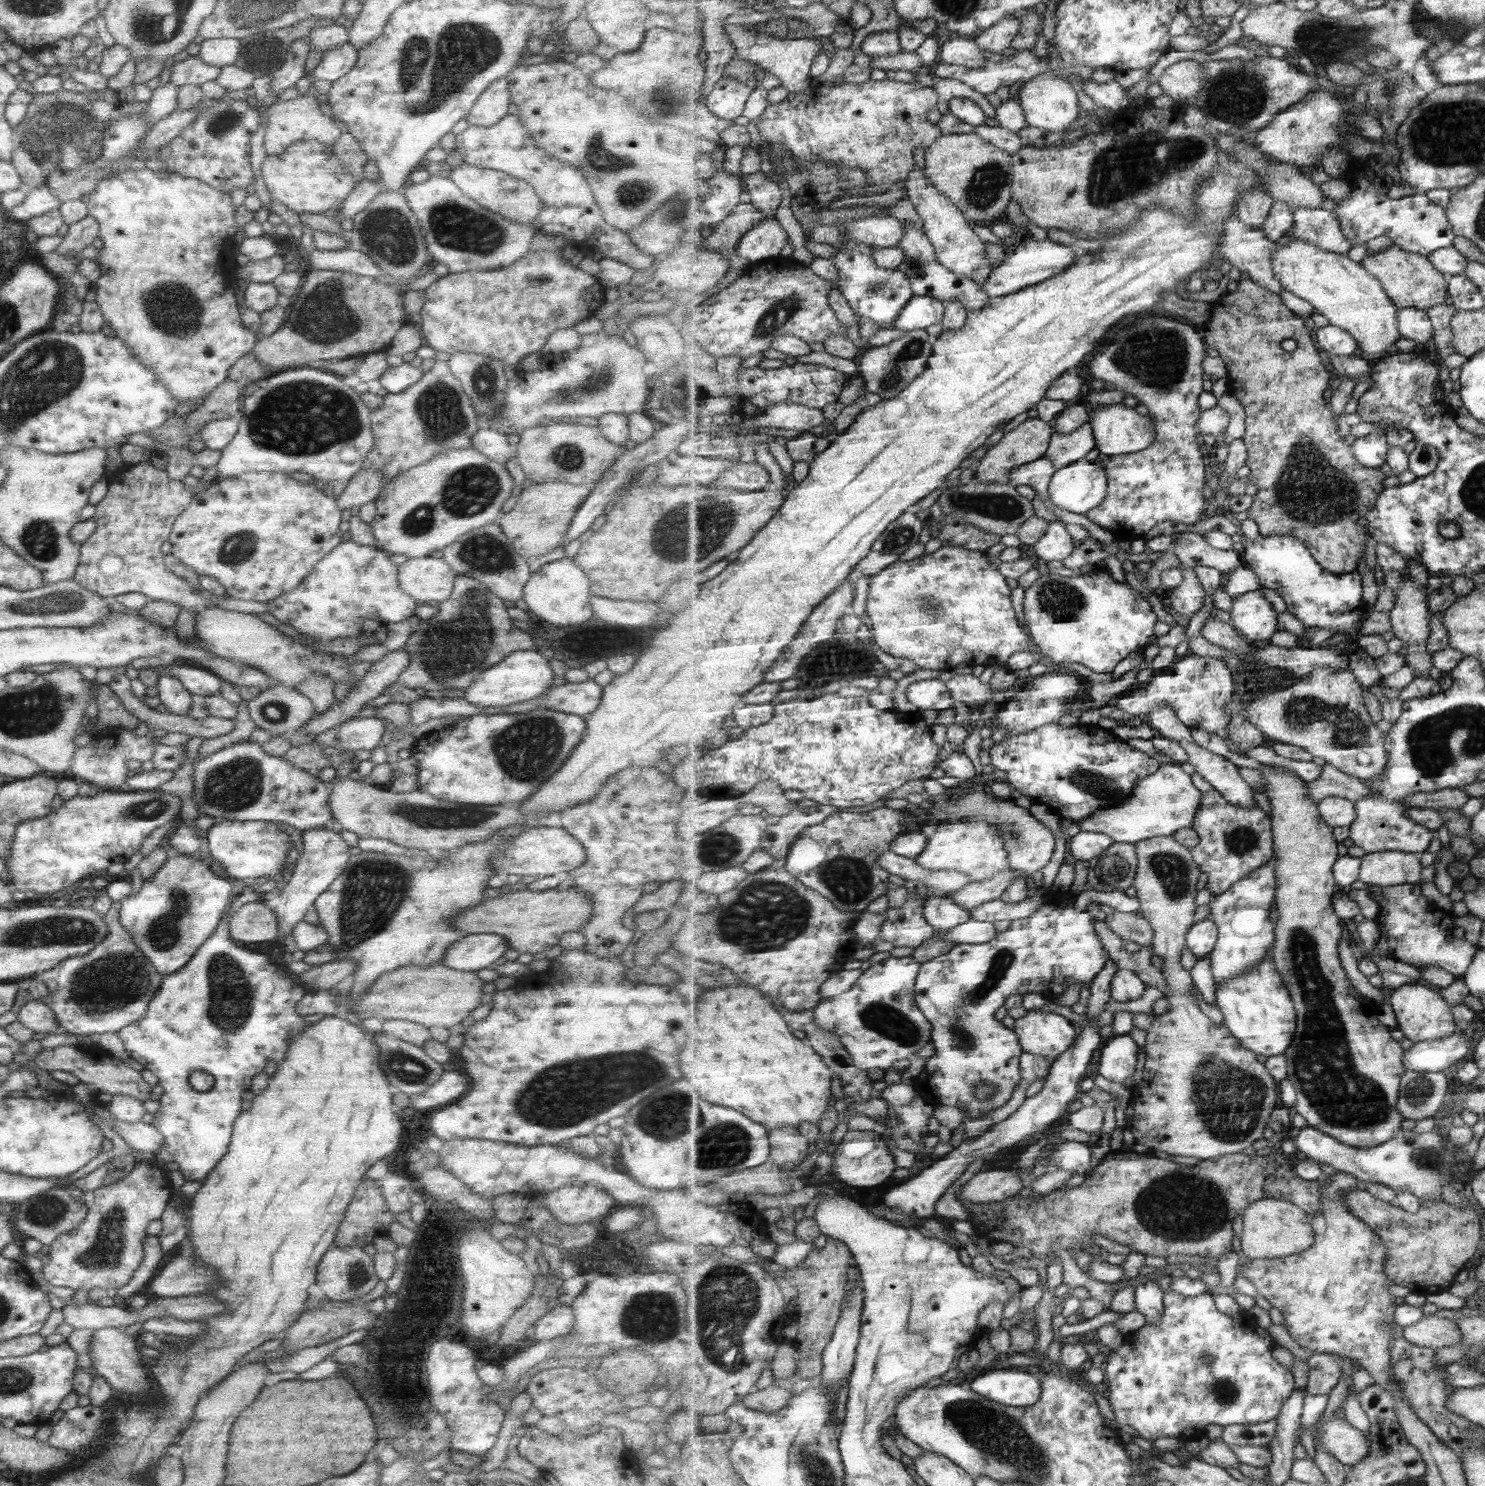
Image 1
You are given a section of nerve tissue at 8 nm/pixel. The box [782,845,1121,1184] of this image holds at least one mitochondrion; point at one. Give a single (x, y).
(963, 1039)

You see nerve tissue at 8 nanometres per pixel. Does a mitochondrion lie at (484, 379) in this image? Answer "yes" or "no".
yes

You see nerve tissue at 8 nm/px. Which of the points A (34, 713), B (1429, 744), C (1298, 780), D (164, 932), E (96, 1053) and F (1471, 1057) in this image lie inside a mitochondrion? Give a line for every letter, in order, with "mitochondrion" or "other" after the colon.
A: mitochondrion
B: mitochondrion
C: other
D: mitochondrion
E: other
F: other

